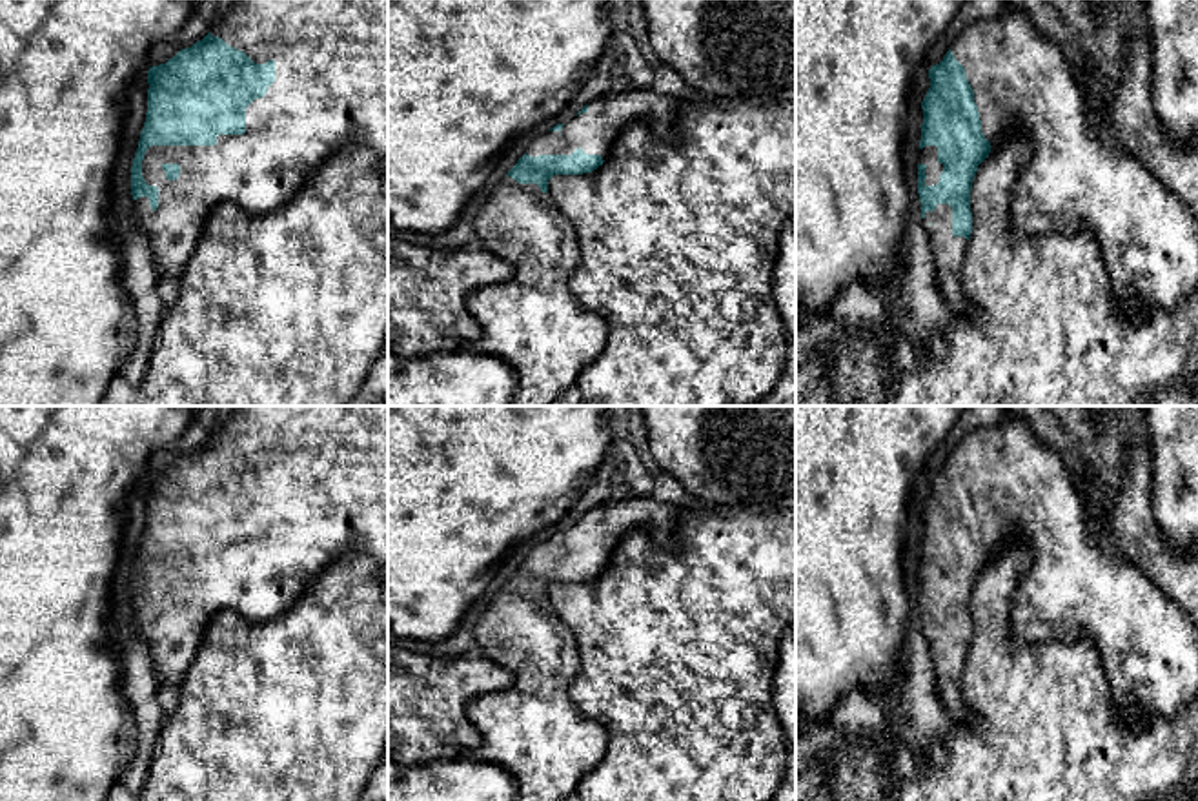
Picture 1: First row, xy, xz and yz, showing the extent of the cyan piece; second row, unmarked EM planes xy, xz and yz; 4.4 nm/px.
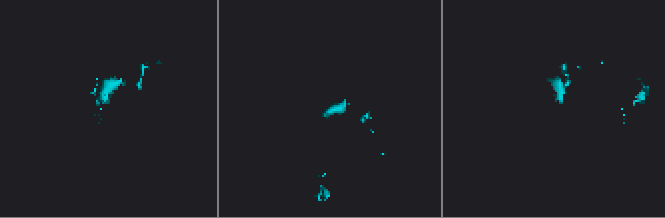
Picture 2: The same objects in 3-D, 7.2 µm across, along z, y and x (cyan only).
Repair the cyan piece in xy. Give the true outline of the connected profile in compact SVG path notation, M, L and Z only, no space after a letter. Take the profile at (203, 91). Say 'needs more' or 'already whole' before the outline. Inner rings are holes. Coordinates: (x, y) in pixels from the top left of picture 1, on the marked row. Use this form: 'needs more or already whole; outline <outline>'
needs more; outline M235 0L215 27L191 47L180 49L166 64L147 71L147 113L131 166L131 218L146 231L158 279L180 277L202 237L209 211L233 202L251 215L279 209L299 193L311 175L339 149L362 146L373 151L388 173L388 0Z

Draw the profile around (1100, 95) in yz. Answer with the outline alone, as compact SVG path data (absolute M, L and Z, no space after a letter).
M1094 69L1087 71L1087 76L1081 80L1081 86L1089 109L1089 135L1094 140L1109 146L1129 147L1111 124L1116 86L1107 84L1105 78Z

